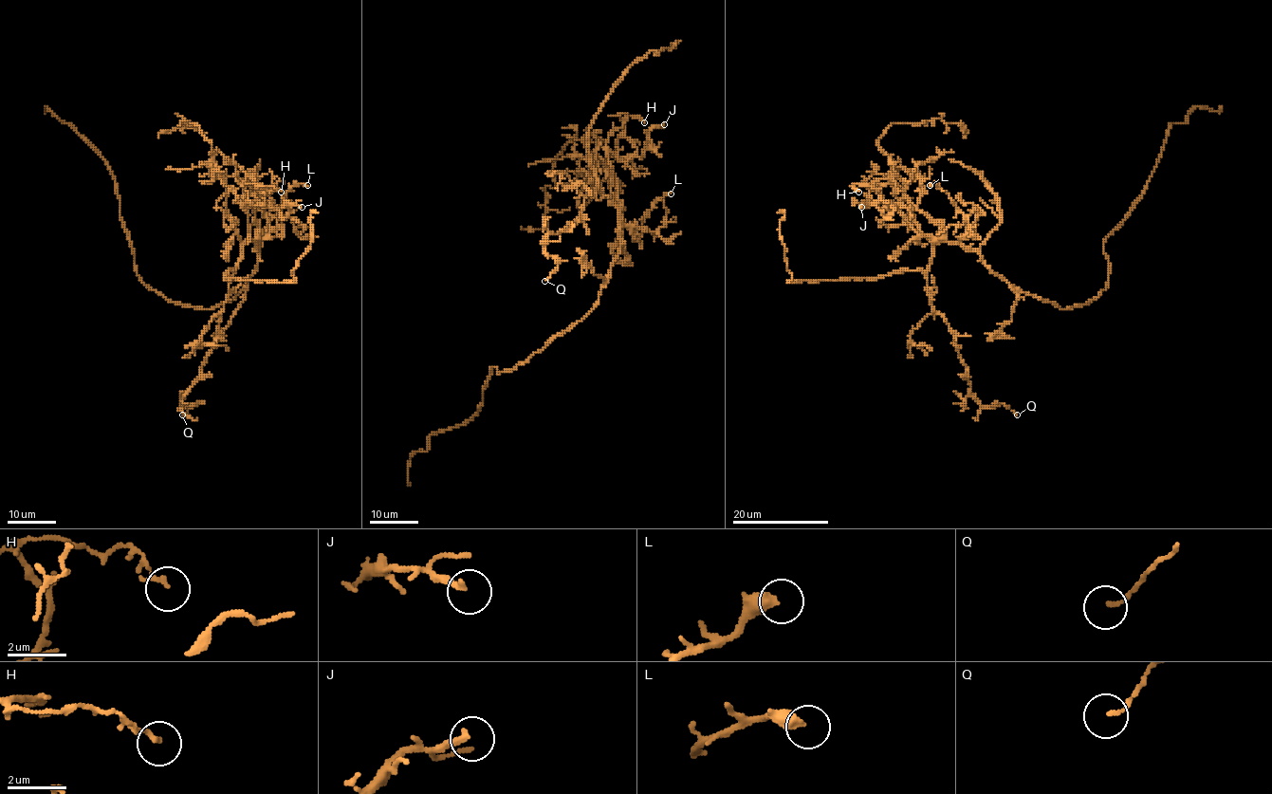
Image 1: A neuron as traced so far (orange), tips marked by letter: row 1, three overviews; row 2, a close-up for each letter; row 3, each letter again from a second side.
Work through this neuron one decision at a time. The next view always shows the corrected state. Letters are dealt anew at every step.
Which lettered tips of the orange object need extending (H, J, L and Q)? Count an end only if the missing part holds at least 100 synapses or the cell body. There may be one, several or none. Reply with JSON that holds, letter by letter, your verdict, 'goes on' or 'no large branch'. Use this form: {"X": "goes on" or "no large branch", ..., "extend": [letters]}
{"H": "no large branch", "J": "no large branch", "L": "no large branch", "Q": "no large branch", "extend": []}

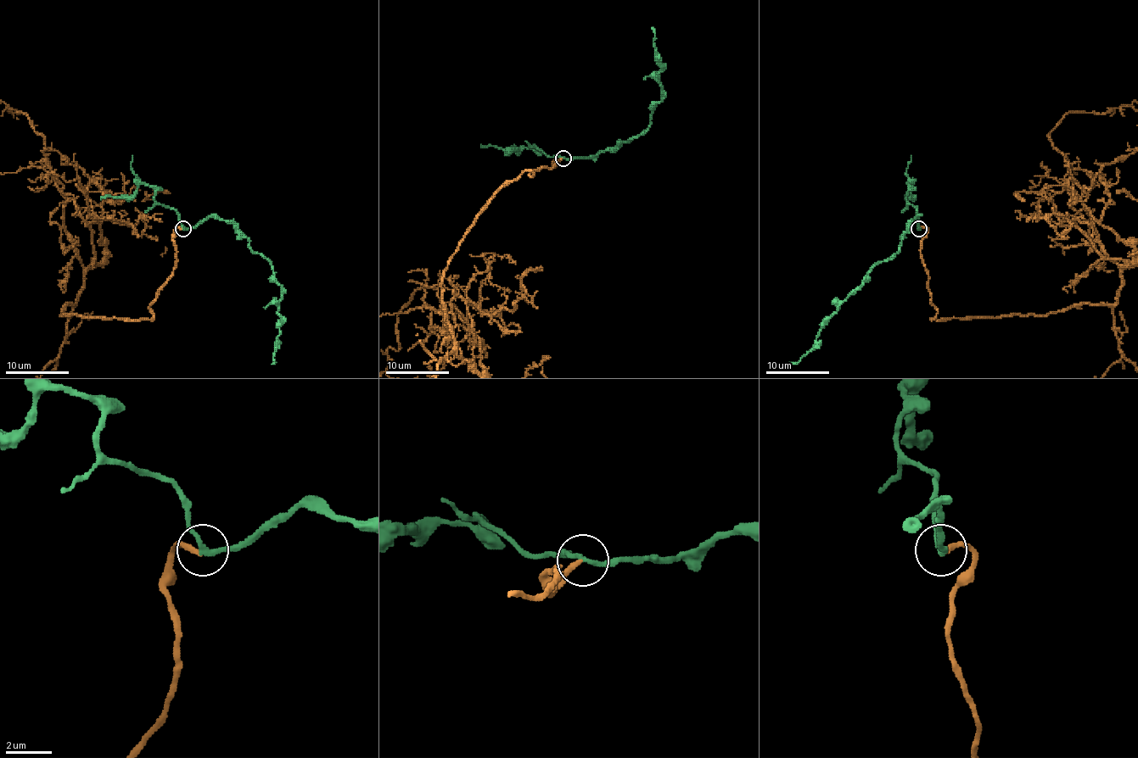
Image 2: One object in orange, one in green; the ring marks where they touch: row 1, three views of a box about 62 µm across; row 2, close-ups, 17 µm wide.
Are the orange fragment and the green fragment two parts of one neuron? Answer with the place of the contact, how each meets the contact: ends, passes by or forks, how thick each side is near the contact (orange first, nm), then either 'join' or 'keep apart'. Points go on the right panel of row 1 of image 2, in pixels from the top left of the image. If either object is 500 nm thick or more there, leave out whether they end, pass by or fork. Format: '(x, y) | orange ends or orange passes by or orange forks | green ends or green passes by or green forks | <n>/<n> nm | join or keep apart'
(918, 228) | orange ends | green passes by | 240/200 nm | join

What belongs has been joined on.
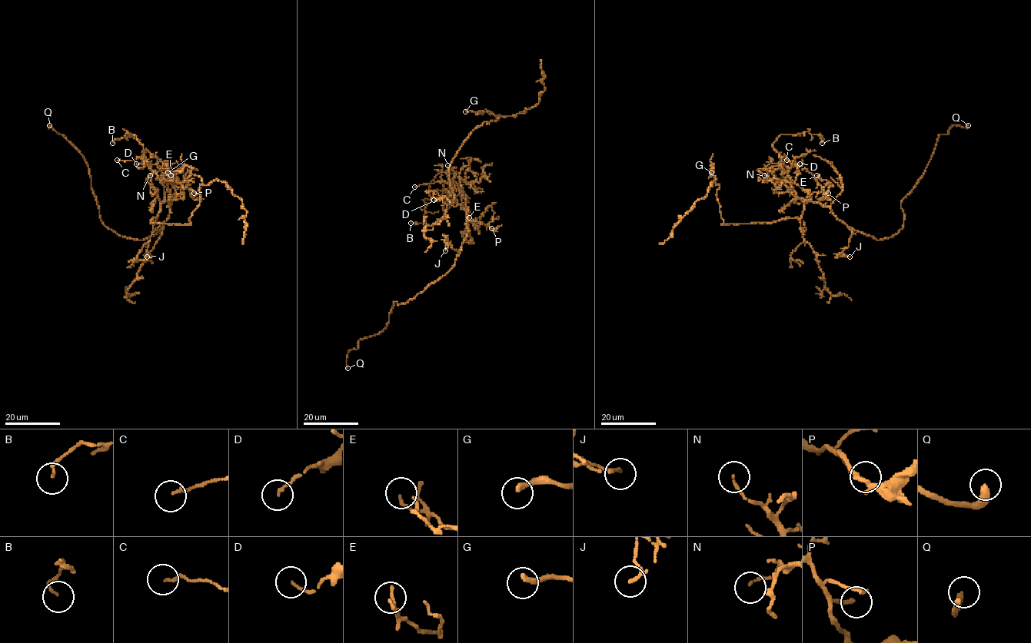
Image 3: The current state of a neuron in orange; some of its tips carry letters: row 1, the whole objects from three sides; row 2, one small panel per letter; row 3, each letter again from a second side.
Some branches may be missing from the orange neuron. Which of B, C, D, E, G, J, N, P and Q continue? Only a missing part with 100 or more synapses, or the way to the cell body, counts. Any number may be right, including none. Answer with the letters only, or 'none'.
Q

